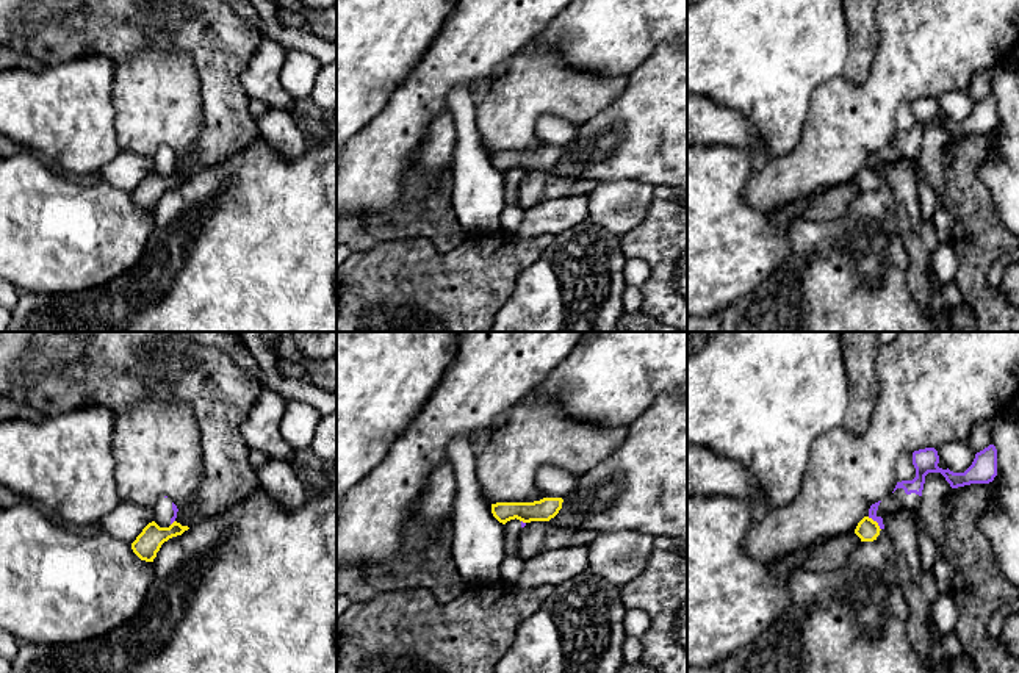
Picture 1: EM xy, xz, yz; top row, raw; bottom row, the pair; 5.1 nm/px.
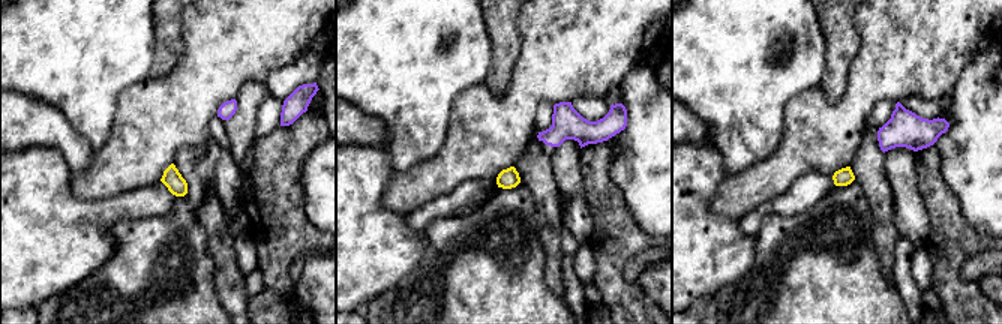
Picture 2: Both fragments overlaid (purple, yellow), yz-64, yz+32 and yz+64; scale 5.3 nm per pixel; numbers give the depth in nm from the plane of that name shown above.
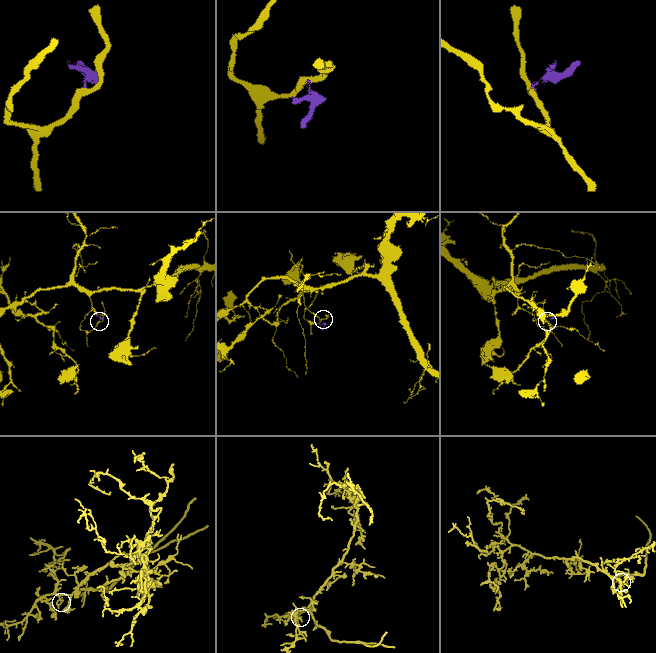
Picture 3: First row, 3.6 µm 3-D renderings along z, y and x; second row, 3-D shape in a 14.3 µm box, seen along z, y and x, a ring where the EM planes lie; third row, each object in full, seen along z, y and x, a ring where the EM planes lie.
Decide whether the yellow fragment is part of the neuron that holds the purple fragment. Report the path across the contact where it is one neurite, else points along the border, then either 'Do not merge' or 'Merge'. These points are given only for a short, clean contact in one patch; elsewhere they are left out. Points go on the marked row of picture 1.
Boundary: yz (867, 517), (880, 529). Do not merge

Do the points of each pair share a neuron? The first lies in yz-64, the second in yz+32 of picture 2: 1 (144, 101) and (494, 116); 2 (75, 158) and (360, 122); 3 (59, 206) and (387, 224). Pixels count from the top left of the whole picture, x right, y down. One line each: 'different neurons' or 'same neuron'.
1: same neuron
2: same neuron
3: same neuron

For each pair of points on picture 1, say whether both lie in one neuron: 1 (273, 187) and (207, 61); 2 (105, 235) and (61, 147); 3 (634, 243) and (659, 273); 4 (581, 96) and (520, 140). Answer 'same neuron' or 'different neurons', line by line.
1: different neurons
2: different neurons
3: same neuron
4: same neuron

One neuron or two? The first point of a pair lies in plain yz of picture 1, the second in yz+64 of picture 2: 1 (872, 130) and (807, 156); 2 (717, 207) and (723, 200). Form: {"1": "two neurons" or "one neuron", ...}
{"1": "one neuron", "2": "two neurons"}

